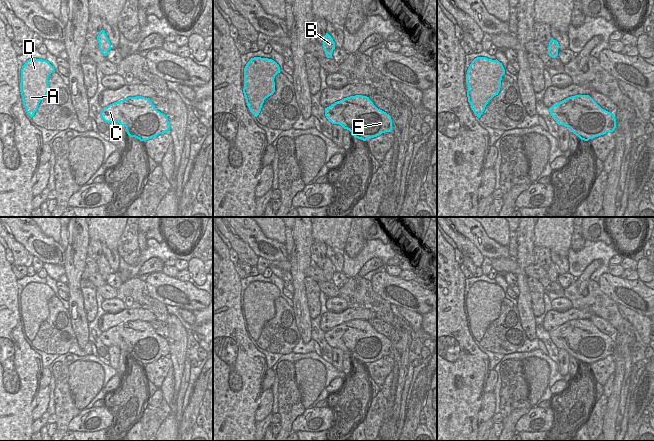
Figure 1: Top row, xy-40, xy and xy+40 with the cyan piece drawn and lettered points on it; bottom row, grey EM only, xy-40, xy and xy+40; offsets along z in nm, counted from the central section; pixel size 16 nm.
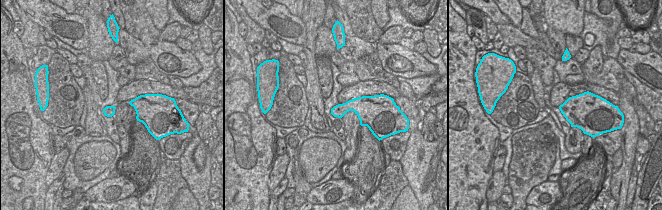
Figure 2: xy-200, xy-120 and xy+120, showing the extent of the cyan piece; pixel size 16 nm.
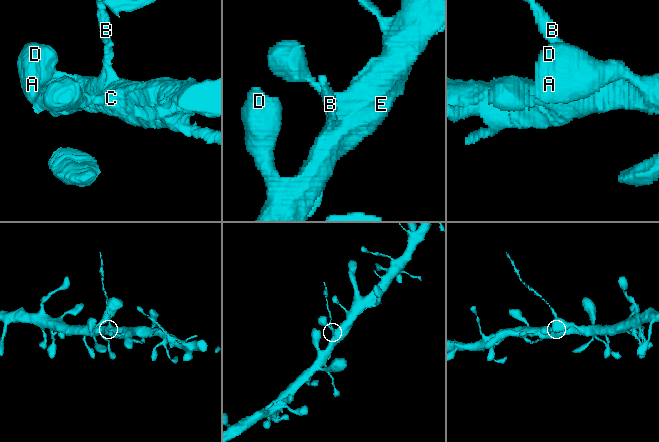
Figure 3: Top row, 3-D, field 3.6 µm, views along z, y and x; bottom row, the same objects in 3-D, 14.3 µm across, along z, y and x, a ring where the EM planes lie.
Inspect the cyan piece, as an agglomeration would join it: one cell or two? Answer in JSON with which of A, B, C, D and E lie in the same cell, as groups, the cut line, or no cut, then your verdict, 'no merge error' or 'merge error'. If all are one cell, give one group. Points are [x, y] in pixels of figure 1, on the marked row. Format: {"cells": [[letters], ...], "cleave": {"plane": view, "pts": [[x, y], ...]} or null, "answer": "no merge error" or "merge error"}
{"cells": [["A", "C", "D", "E"], ["B"]], "cleave": {"plane": "xy+40", "pts": [[557, 51], [552, 57]]}, "answer": "merge error"}

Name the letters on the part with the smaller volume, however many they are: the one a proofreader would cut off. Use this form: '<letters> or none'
B

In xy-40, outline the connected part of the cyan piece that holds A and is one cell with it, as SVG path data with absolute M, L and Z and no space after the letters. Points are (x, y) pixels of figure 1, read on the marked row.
M31 58L22 66L20 92L24 108L31 118L49 92L48 77L53 72L55 68L42 59Z

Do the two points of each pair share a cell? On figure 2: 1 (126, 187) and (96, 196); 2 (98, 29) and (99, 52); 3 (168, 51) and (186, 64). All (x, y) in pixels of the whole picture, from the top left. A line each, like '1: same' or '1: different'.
1: same
2: same
3: same

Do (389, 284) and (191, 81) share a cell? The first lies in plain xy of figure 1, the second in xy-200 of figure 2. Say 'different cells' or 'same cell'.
different cells

